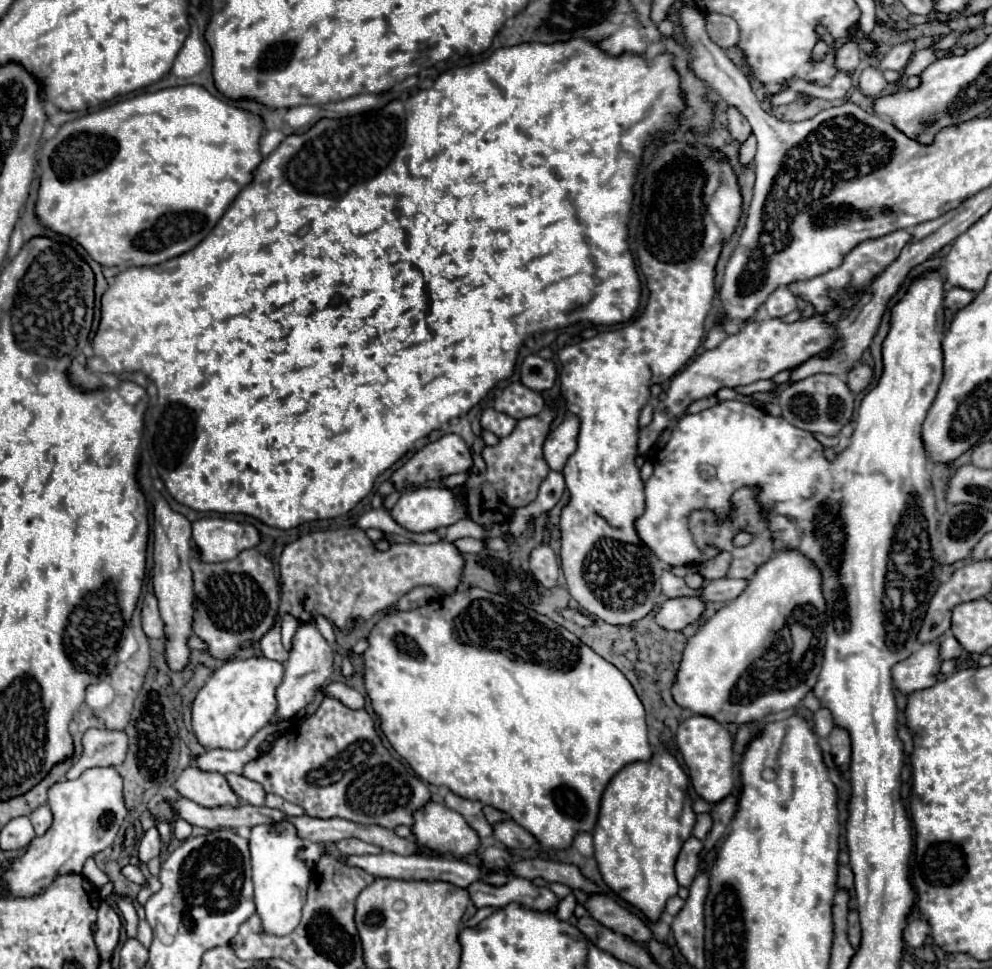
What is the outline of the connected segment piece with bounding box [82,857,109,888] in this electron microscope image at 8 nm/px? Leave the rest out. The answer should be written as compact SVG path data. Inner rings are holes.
M93 857L86 861L82 873L94 886L101 888L109 881L109 879L93 861Z

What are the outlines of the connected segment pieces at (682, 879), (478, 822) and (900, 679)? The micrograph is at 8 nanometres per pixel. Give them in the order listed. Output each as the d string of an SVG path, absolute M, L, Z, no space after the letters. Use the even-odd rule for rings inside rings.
M690 837L684 843L684 847L678 855L678 861L676 861L676 879L682 887L688 887L694 881L694 877L698 875L700 853L702 853L702 841L696 837Z
M450 791L450 793L446 793L444 803L446 803L446 807L458 811L466 819L466 823L480 835L480 839L492 835L492 827L490 827L490 823L482 815L482 803L480 801L462 799L462 797L458 797L458 795L454 795Z
M936 643L922 645L916 653L908 659L900 661L892 669L894 685L904 693L910 695L912 691L932 687L936 683L936 673L940 671L940 647Z

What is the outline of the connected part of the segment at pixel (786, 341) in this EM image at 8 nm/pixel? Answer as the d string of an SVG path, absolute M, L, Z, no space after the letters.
M814 315L806 321L794 321L794 323L784 323L780 319L748 321L742 327L742 333L736 333L734 337L726 337L716 349L704 351L688 367L684 367L680 373L674 375L666 391L666 397L658 401L654 407L652 423L640 431L638 453L646 455L648 449L660 437L660 433L686 413L686 405L690 405L690 401L698 401L702 397L714 395L722 387L736 389L740 385L750 385L760 379L772 379L776 373L792 369L804 363L808 357L824 351L832 343L832 339L834 339L834 325L828 325L820 315Z

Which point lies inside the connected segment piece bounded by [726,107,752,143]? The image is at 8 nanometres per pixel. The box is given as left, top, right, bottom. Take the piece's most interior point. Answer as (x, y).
(739, 127)

